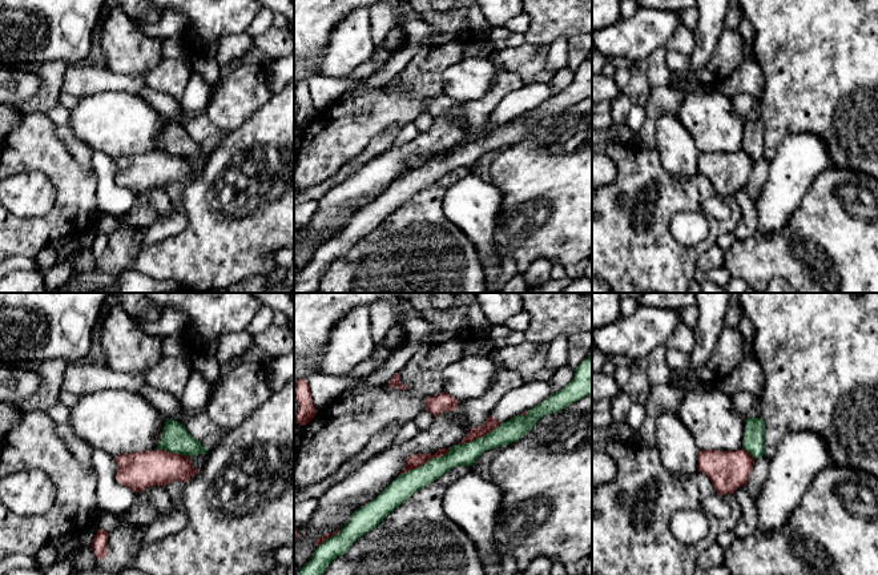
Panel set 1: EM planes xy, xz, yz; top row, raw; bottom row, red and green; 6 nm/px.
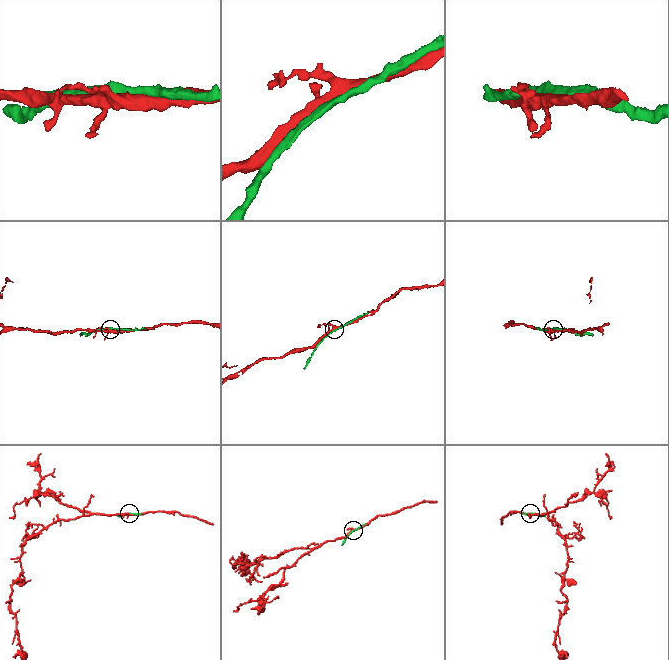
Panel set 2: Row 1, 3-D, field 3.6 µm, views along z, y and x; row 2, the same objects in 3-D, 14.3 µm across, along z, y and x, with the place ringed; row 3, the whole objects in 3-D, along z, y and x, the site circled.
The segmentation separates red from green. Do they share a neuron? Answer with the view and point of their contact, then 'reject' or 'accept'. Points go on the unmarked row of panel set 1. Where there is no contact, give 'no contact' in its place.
xz (425, 164) | accept

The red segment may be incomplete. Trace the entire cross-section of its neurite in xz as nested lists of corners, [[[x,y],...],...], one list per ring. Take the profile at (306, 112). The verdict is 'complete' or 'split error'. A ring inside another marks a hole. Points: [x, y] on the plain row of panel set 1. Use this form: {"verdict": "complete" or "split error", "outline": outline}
{"verdict": "complete", "outline": [[[299,80],[294,89],[294,97],[298,104],[298,114],[295,125],[305,128],[309,125],[317,116],[317,110],[313,105],[313,100],[310,97],[310,89],[306,85],[305,80]]]}

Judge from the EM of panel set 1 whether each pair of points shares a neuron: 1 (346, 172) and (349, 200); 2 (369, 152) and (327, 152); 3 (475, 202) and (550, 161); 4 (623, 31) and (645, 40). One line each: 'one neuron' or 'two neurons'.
1: two neurons
2: two neurons
3: two neurons
4: one neuron

